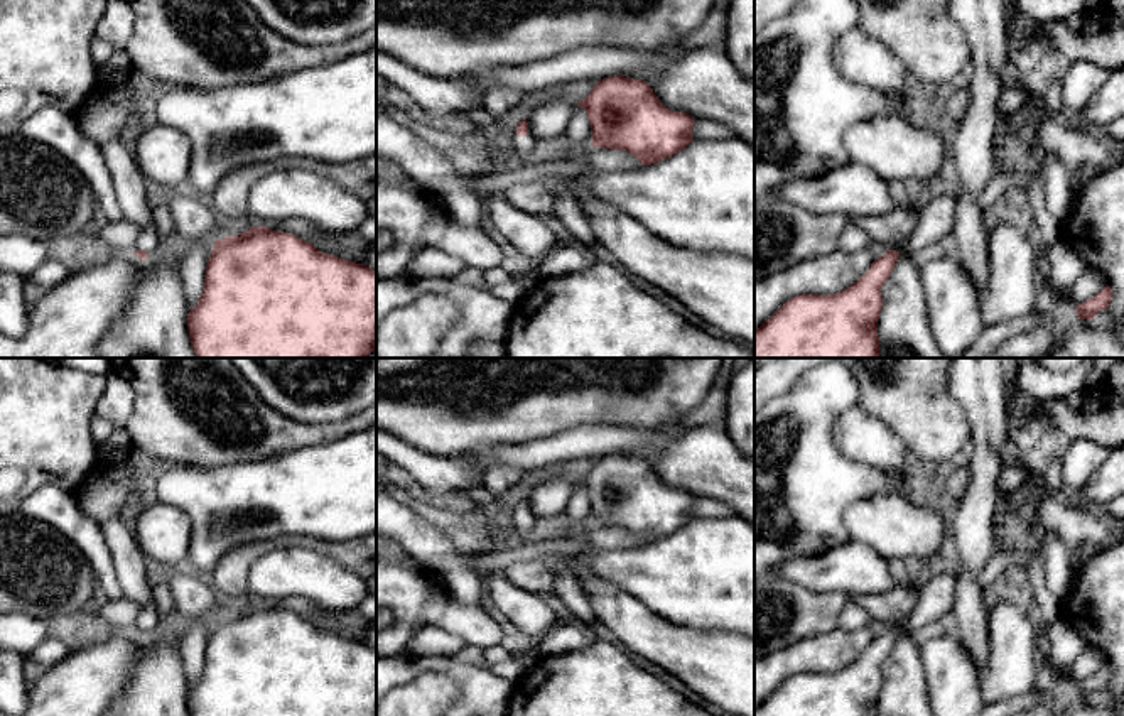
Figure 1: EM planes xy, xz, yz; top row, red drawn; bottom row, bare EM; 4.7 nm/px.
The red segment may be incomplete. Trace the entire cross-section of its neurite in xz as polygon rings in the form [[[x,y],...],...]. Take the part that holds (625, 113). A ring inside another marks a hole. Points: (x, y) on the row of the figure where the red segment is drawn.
[[[609,76],[596,83],[592,91],[577,101],[587,111],[592,147],[616,149],[633,154],[643,165],[657,164],[684,150],[694,142],[694,117],[668,110],[650,84],[641,79]]]

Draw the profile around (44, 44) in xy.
[[[0,0],[0,93],[20,91],[25,105],[10,120],[0,120],[0,137],[19,133],[20,125],[44,106],[56,106],[78,115],[98,88],[100,68],[93,62],[89,46],[96,25],[106,10],[106,0]]]

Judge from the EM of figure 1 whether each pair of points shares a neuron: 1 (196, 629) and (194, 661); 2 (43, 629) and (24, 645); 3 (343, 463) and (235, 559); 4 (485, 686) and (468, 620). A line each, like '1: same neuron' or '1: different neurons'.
1: same neuron
2: same neuron
3: different neurons
4: different neurons

